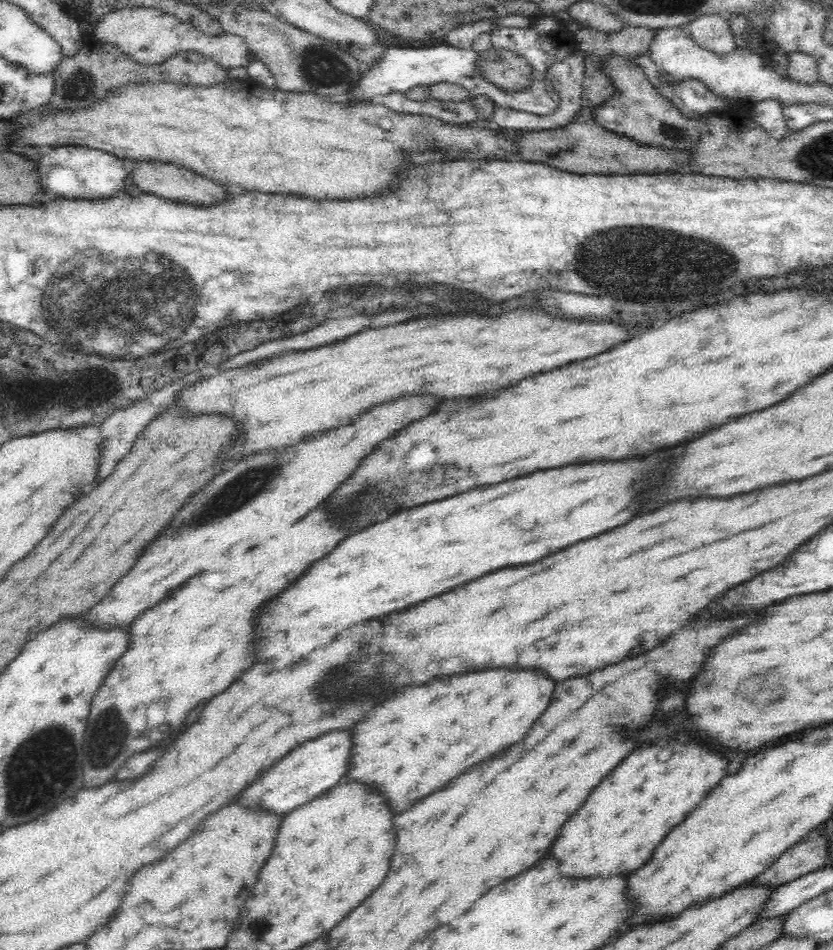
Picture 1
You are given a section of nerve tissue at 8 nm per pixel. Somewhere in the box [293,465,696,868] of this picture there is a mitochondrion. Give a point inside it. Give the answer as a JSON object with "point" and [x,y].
{"point":[361,497]}

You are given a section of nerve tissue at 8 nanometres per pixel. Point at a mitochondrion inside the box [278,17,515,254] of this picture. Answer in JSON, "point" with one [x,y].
{"point":[319,66]}

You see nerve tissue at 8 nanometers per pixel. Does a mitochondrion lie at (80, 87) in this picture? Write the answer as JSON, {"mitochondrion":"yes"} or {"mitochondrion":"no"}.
{"mitochondrion":"yes"}

